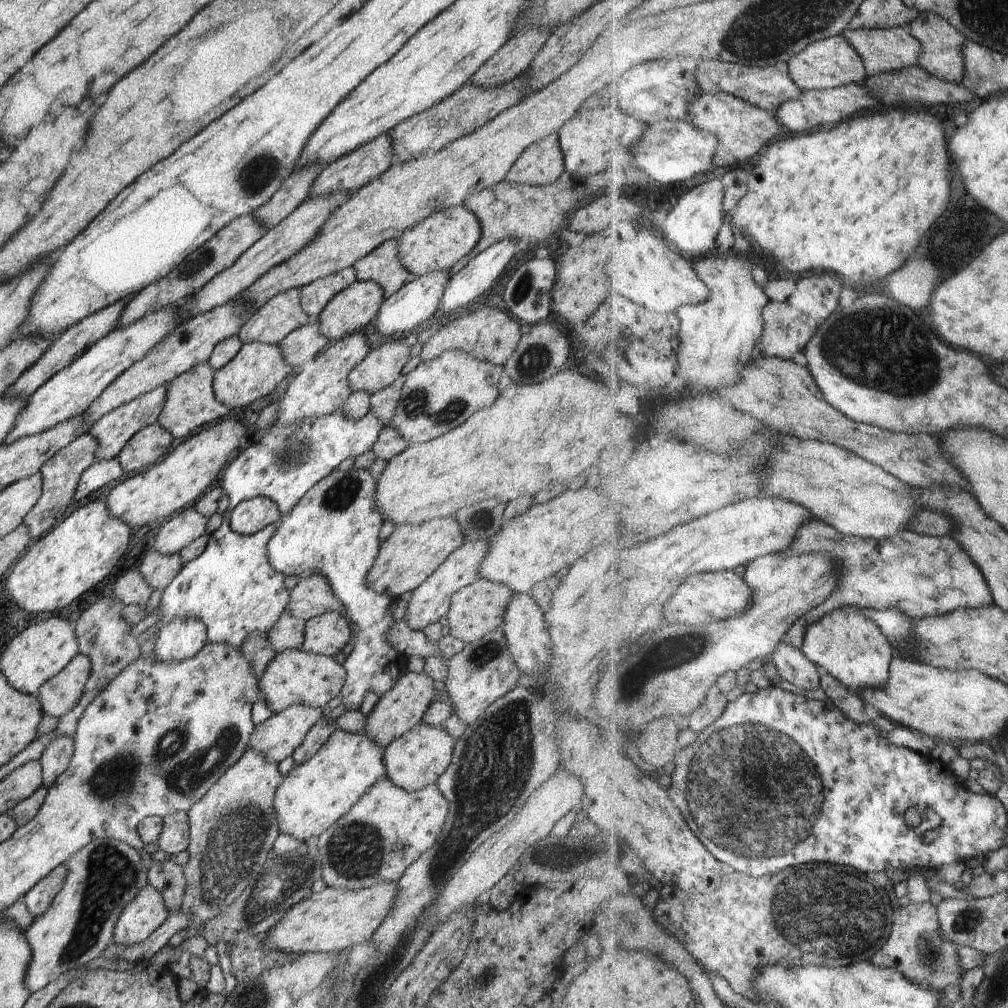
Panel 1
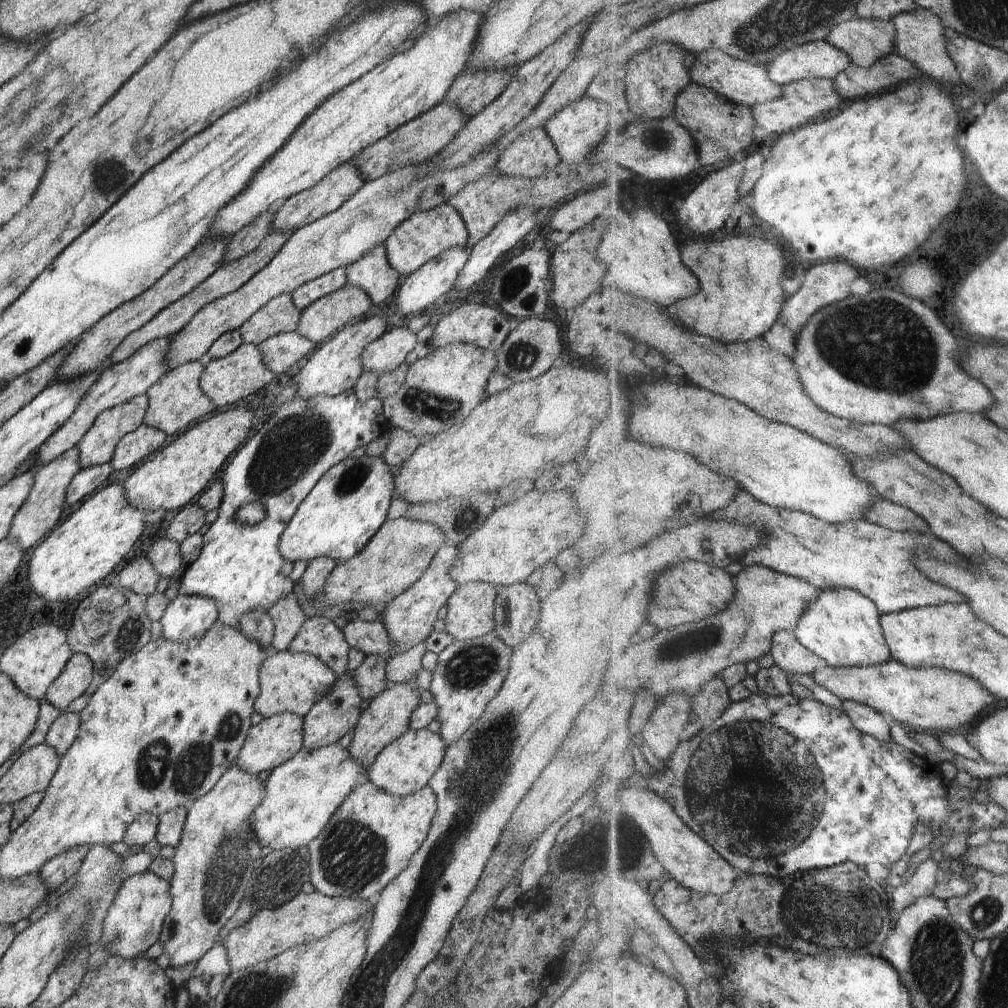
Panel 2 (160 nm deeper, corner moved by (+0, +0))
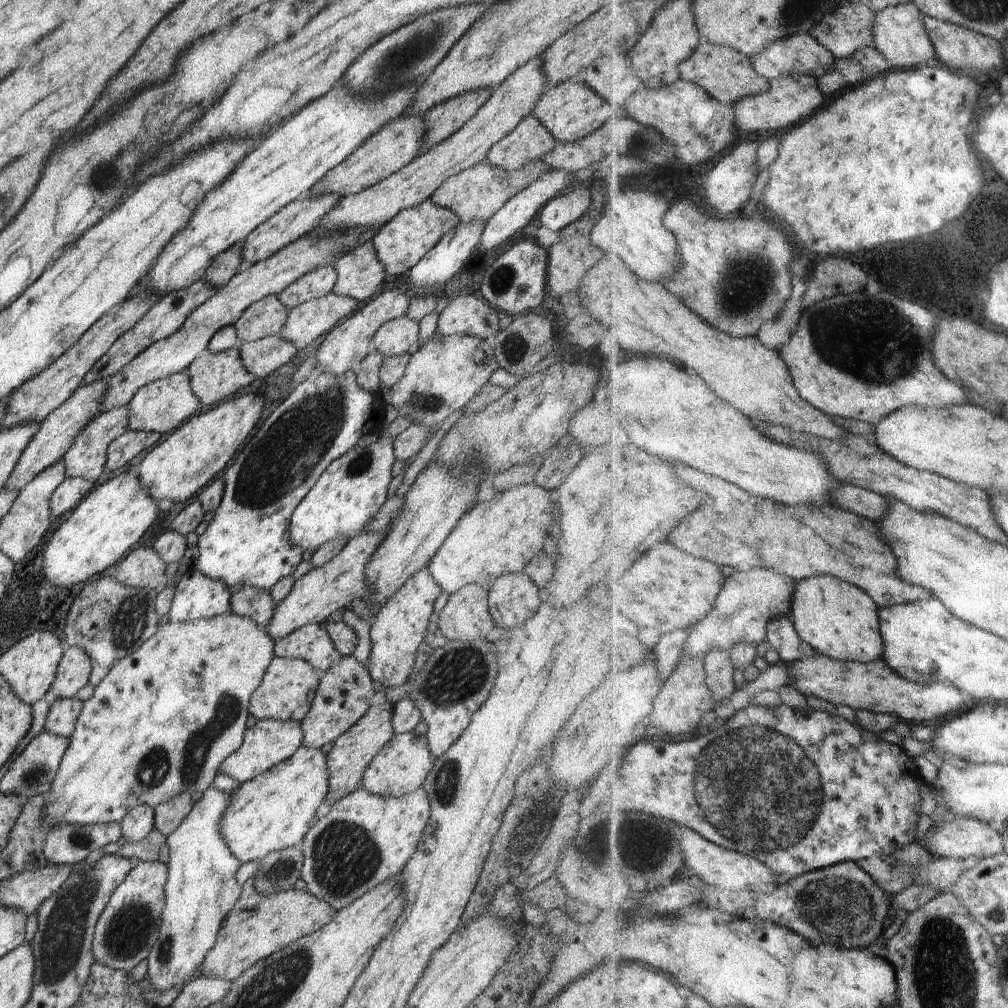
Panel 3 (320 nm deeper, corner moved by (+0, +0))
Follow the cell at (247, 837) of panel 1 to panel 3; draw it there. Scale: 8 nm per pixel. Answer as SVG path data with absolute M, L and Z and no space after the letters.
M209 787L186 819L168 836L170 859L166 865L166 906L158 941L148 956L146 977L152 991L162 992L178 982L186 984L216 943L222 922L240 900L243 887L238 884L236 872L242 862L230 852L222 832L218 830L222 814L226 812L232 794Z

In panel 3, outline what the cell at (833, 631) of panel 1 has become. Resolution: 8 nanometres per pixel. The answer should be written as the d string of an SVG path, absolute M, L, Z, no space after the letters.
M817 575L797 584L792 616L798 633L817 653L840 661L877 662L885 657L881 608L868 592L833 575Z

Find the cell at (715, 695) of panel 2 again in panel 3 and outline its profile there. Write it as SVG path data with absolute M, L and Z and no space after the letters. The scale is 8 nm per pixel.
M723 647L714 648L706 655L705 666L708 672L708 685L719 700L730 698L736 694L736 684L734 684L735 665L731 658L731 652Z

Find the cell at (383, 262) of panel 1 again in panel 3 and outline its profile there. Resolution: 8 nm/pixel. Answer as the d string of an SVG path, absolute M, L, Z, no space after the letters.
M371 241L354 247L332 267L338 276L332 292L338 296L368 302L382 290L386 268L378 260L378 252Z

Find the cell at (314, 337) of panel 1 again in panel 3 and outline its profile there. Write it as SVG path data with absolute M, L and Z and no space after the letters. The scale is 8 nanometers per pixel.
M279 335L266 336L261 340L242 343L239 347L242 364L257 378L264 378L290 363L298 348Z

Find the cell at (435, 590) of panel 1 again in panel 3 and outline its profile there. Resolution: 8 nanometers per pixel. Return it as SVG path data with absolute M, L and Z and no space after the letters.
M428 565L422 566L414 576L406 580L402 588L382 604L382 608L370 621L372 650L370 650L368 664L364 666L371 680L376 684L382 684L385 689L402 686L410 680L414 673L416 652L420 644L425 642L424 638L429 618L433 613L433 605L444 591L430 575Z

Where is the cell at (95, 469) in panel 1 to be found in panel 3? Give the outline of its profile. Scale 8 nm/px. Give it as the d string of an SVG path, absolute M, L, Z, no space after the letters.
M66 478L50 498L51 520L55 522L65 512L74 510L95 485L86 478Z

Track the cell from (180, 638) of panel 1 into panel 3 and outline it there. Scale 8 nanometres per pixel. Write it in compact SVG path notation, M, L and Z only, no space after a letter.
M190 568L175 587L168 622L182 624L228 613L230 598L228 588L220 580L200 576L200 572Z

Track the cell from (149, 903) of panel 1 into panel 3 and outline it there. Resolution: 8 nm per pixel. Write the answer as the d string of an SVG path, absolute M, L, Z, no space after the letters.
M139 862L126 879L115 889L98 920L92 953L95 962L120 971L132 971L142 960L148 959L158 941L166 906L168 868L162 862Z

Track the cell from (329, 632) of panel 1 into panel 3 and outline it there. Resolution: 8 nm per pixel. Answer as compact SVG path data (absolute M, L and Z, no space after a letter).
M308 624L275 642L275 657L302 658L321 674L342 658L324 625Z

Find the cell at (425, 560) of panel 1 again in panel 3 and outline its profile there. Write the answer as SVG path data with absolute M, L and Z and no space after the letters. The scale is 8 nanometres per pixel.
M368 530L349 540L342 551L328 564L314 568L295 582L292 592L280 604L276 604L272 620L266 628L269 638L275 642L308 624L323 625L328 616L337 610L349 608L354 599L364 600L372 586L366 582L366 562L376 554L386 532Z

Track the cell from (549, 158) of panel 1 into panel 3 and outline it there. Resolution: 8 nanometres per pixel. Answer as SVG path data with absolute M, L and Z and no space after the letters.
M533 115L526 116L517 128L490 148L486 160L502 169L518 170L550 154L556 142Z

